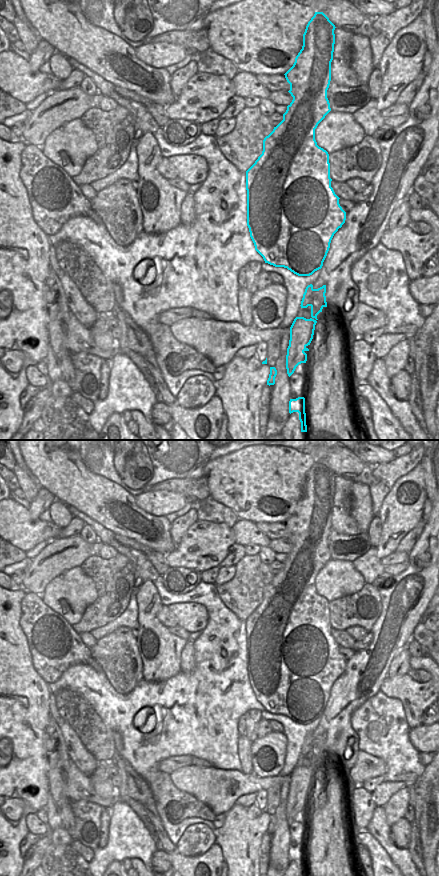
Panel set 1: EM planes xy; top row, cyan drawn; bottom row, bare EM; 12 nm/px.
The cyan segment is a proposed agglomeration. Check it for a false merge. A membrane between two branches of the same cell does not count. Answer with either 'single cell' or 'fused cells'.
fused cells

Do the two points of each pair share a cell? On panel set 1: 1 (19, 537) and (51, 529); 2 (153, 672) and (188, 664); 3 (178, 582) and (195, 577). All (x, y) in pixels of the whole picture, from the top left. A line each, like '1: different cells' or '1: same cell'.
1: same cell
2: different cells
3: same cell

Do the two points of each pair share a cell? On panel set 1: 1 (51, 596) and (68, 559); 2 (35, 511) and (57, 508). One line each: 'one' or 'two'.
1: two
2: two

